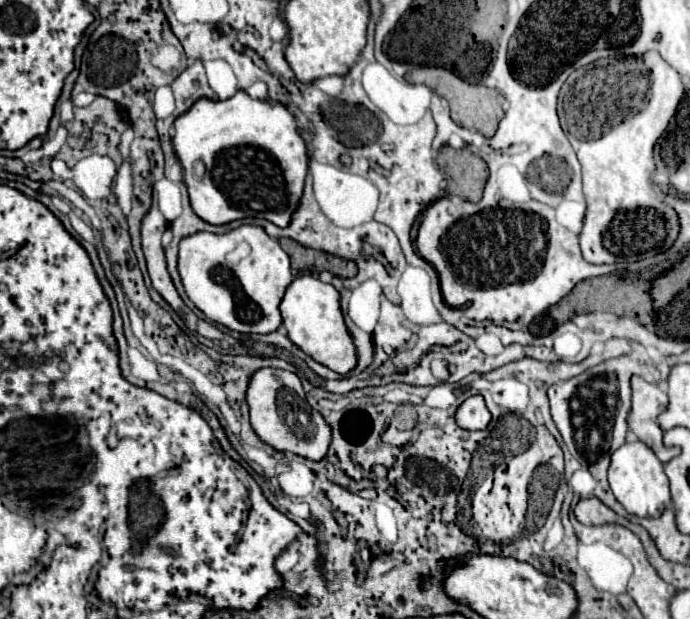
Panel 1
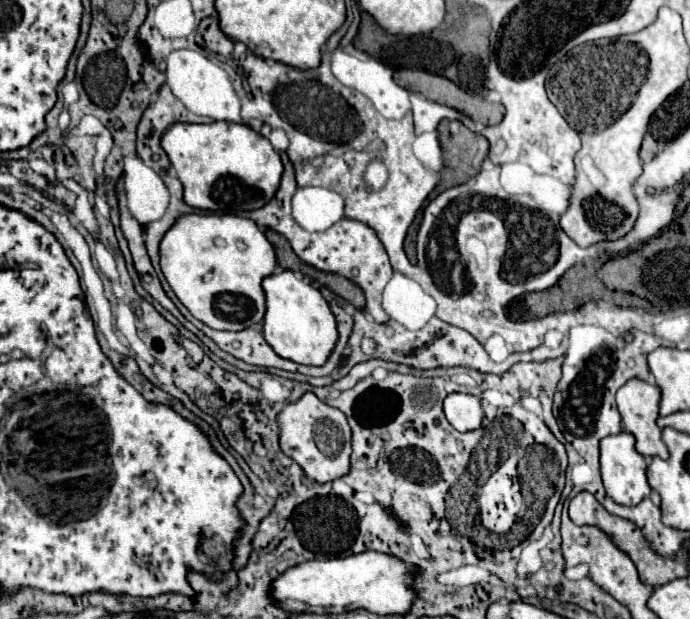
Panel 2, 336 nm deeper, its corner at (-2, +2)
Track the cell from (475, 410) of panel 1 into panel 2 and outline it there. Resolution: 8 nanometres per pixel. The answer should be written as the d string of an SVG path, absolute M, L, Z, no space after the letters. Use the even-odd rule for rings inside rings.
M452 393L444 399L444 415L456 431L474 431L482 425L480 399L466 393Z

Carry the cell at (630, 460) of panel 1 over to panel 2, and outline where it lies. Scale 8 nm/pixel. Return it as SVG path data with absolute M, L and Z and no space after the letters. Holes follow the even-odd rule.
M620 431L608 435L600 441L600 469L606 493L620 505L638 505L644 497L650 495L650 485L646 481L646 461L634 447L634 435Z

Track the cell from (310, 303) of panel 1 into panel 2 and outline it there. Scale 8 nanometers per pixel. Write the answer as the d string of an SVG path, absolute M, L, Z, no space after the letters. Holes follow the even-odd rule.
M292 271L272 273L262 281L262 289L266 295L266 315L262 321L262 335L266 343L284 359L302 365L324 365L330 357L338 331L336 319L320 295L320 291L302 279L294 277Z

